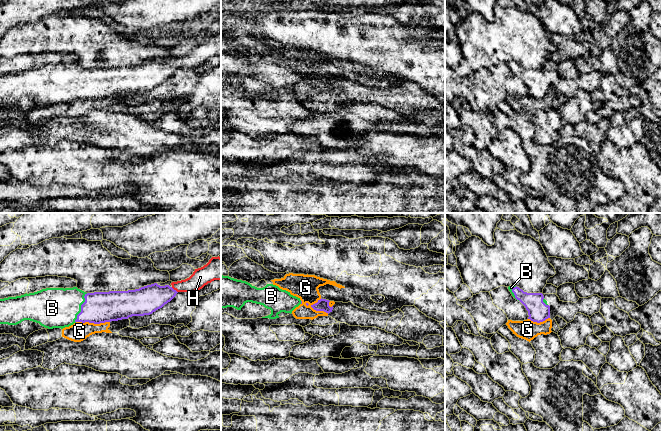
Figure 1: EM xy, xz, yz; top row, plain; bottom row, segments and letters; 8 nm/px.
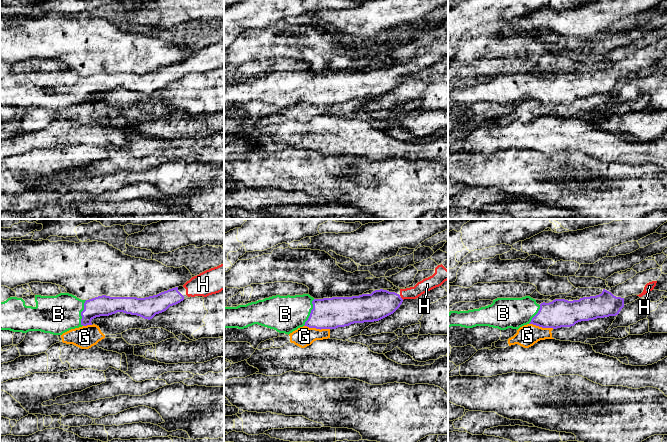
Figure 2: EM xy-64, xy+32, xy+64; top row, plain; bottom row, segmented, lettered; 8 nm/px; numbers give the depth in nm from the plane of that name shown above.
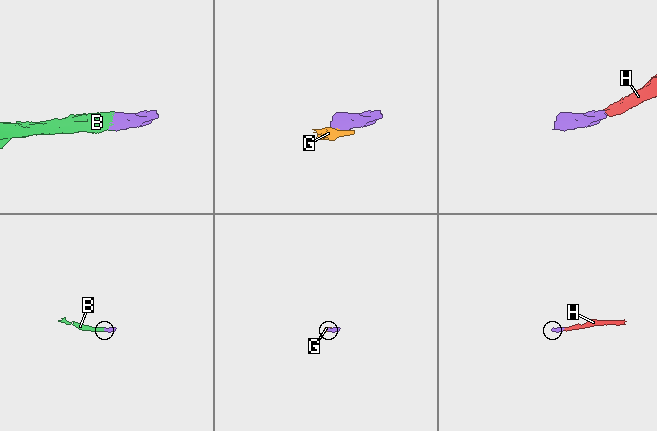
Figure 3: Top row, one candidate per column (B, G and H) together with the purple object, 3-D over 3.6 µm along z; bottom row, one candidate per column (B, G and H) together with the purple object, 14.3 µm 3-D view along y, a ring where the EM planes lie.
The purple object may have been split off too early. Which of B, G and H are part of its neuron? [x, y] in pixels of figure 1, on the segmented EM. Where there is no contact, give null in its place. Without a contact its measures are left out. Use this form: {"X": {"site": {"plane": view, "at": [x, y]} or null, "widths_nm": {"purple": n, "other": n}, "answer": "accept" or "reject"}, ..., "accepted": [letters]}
{"B": {"site": {"plane": "xy", "at": [81, 308]}, "widths_nm": {"purple": 260, "other": 320}, "answer": "accept"}, "G": {"site": {"plane": "xz", "at": [317, 310]}, "widths_nm": {"purple": 100, "other": 200}, "answer": "reject"}, "H": {"site": {"plane": "xy", "at": [173, 289]}, "widths_nm": {"purple": 220, "other": 140}, "answer": "accept"}, "accepted": ["B", "H"]}

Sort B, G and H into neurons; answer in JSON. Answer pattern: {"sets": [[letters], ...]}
{"sets": [["B", "H"], ["G"]]}

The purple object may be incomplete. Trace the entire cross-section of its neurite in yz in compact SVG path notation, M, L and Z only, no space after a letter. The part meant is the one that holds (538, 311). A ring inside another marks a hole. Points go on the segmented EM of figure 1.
M515 285L509 286L508 289L512 296L525 306L528 319L540 323L550 318L550 306L542 293L527 293Z

